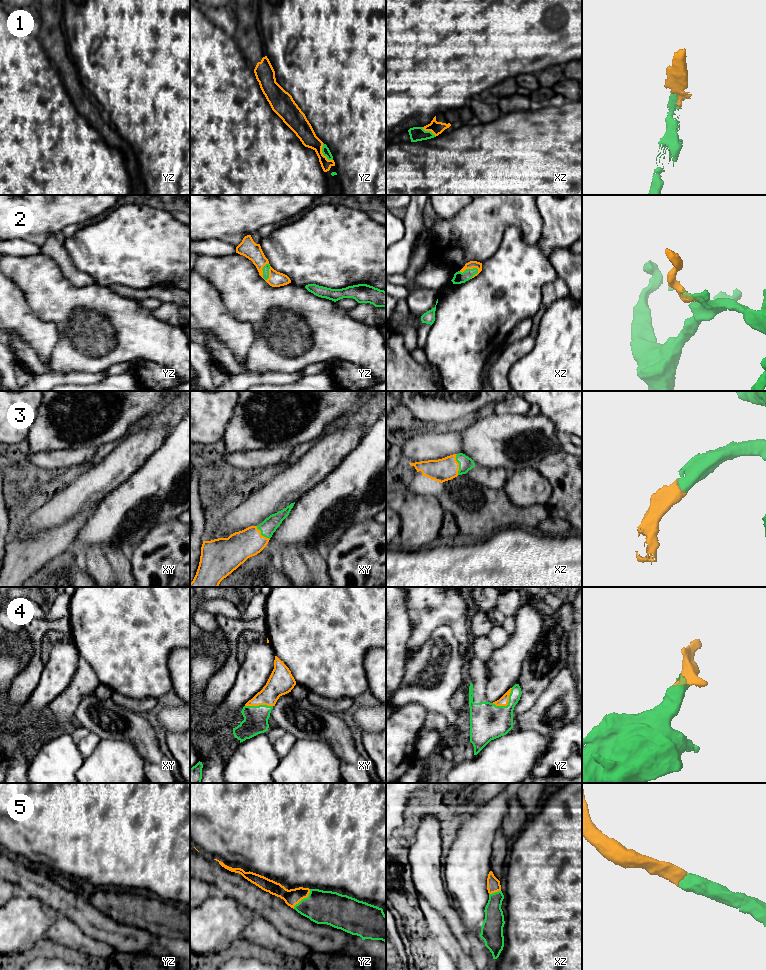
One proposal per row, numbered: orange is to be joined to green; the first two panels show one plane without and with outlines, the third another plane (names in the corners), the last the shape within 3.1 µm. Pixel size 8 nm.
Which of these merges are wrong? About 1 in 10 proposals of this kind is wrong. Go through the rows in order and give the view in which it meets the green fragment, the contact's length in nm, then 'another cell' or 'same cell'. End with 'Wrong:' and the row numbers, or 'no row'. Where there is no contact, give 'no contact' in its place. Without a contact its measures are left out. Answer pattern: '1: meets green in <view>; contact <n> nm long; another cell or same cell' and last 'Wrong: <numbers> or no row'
1: meets green in yz; contact 170 nm long; same cell
2: meets green in yz; contact 150 nm long; same cell
3: meets green in xz; contact 170 nm long; same cell
4: meets green in yz; contact 200 nm long; same cell
5: meets green in yz; contact 220 nm long; same cell
Wrong: no row

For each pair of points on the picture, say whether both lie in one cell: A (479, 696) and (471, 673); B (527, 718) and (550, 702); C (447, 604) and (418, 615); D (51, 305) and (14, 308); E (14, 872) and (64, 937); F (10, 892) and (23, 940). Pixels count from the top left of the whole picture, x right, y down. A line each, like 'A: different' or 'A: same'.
A: same
B: same
C: same
D: different
E: different
F: same

